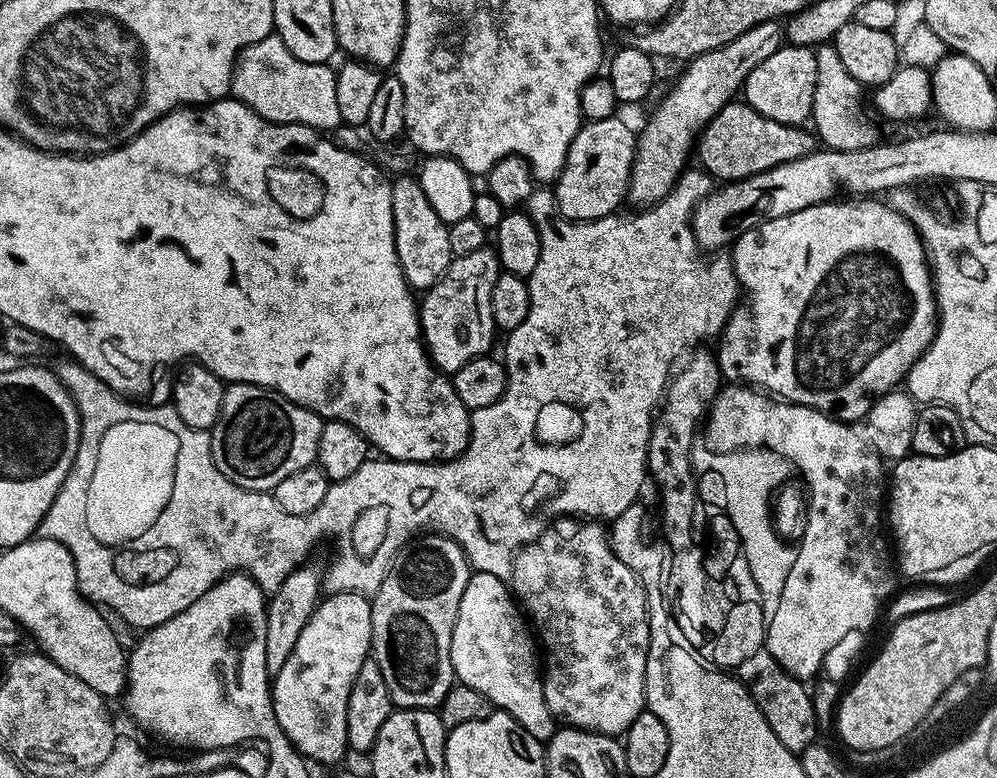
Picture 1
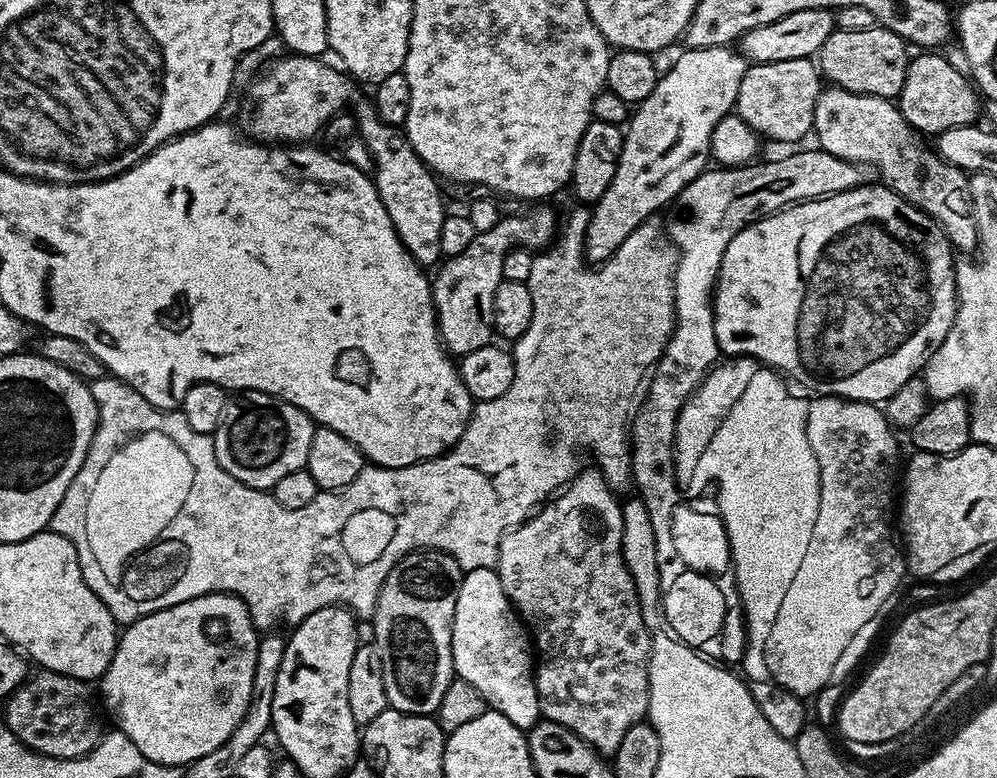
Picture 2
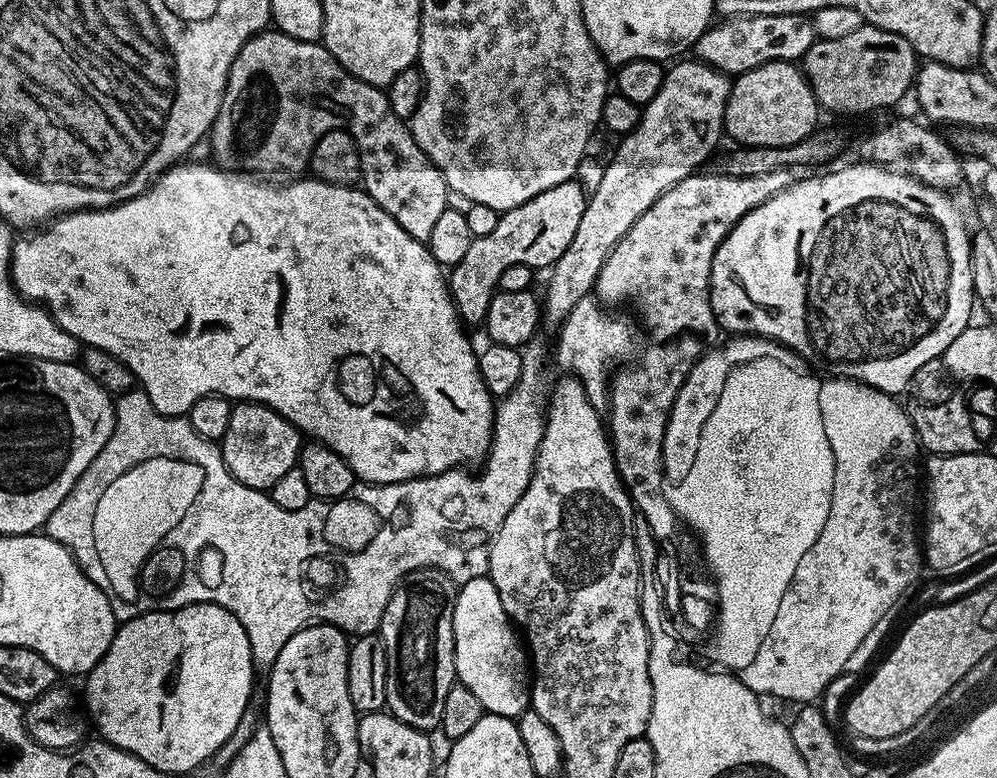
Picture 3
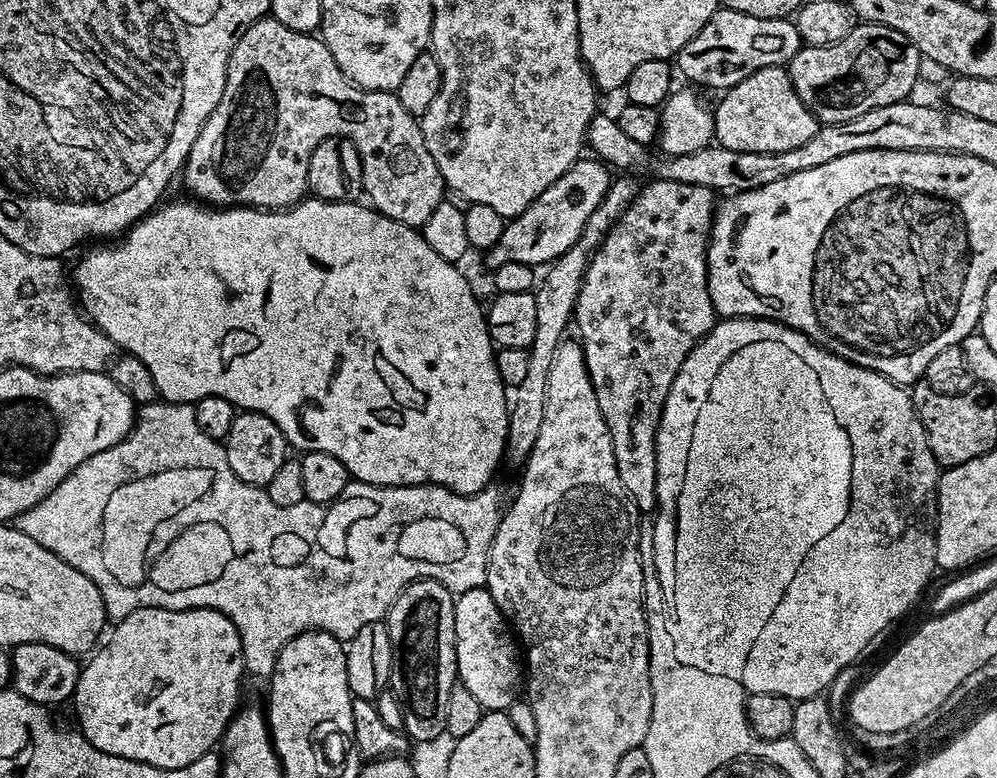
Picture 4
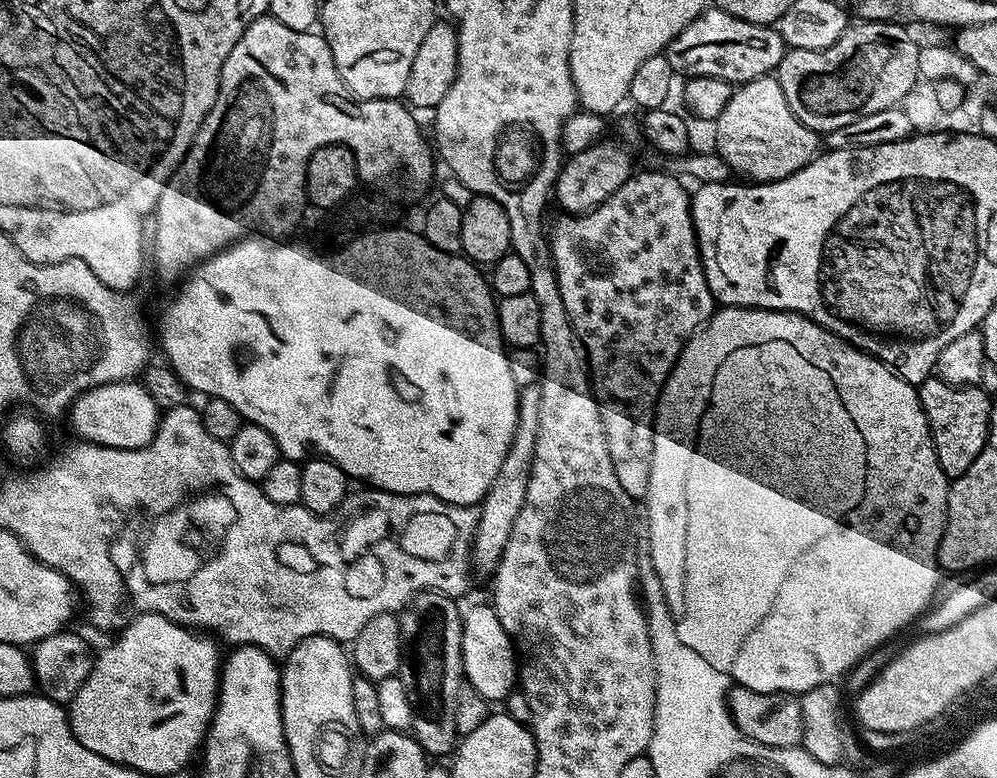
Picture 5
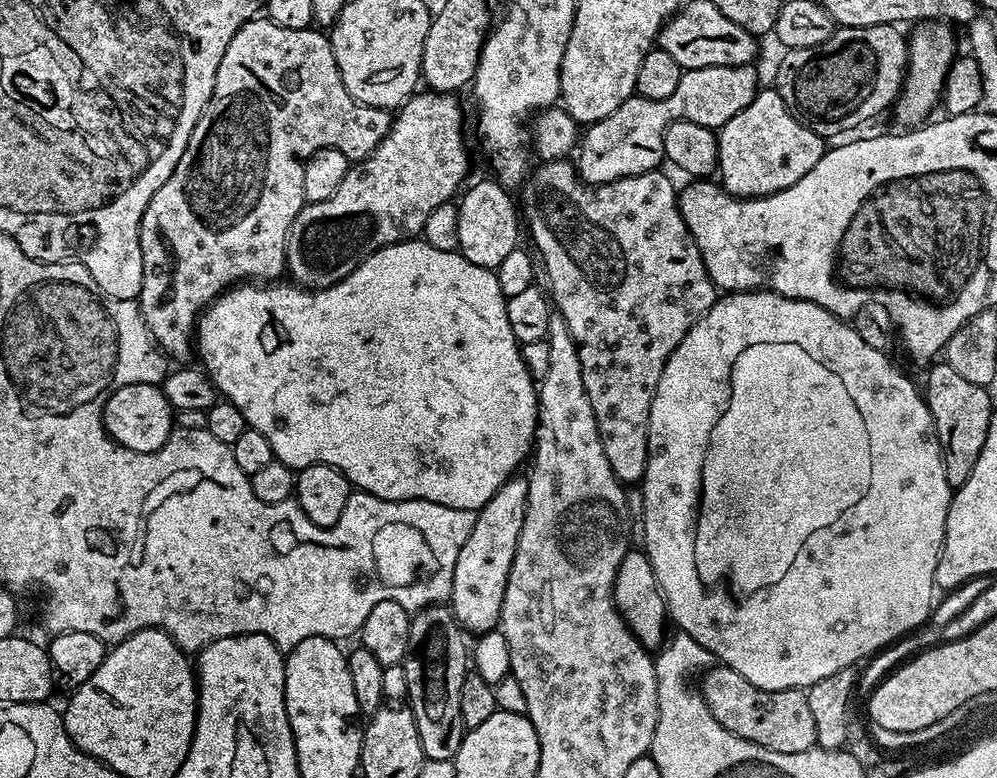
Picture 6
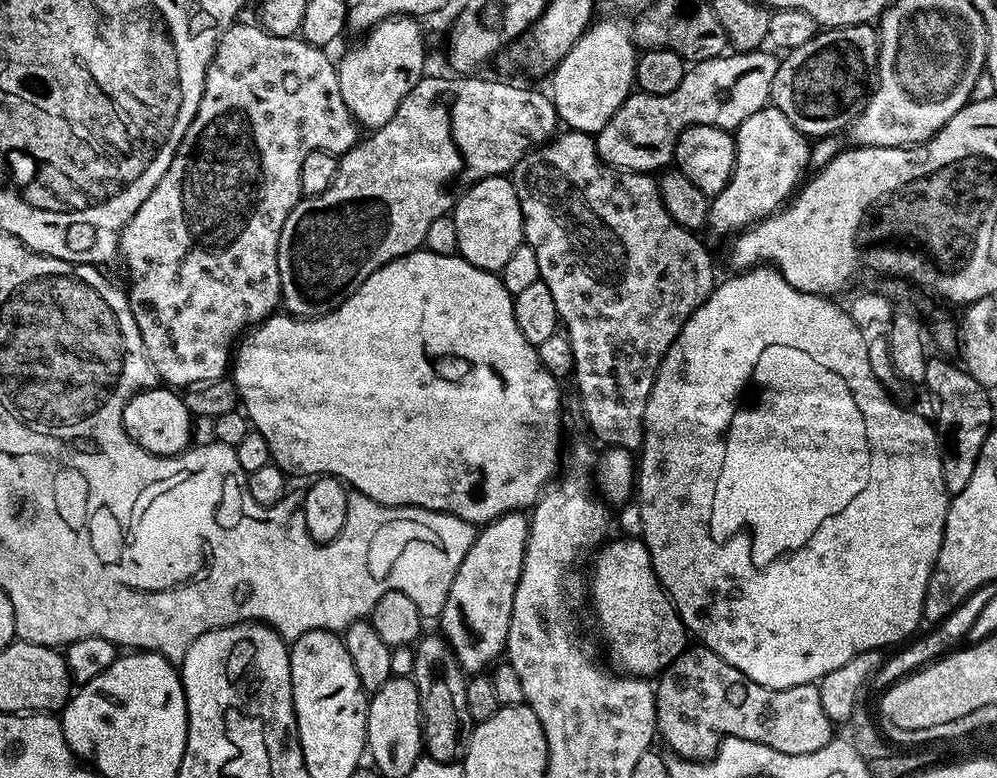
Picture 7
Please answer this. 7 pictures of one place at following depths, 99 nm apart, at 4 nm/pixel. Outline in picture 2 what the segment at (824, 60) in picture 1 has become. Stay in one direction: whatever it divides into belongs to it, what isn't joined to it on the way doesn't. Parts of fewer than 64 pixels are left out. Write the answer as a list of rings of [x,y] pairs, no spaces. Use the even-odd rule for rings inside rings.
[[[835,86],[821,87],[820,97],[814,106],[812,132],[814,137],[816,136],[815,143],[821,150],[834,154],[834,158],[842,158],[846,162],[868,164],[887,187],[894,189],[915,208],[921,208],[931,220],[935,220],[944,229],[957,253],[972,254],[979,249],[980,227],[976,224],[974,192],[970,187],[969,173],[963,172],[958,166],[940,157],[935,147],[930,146],[921,132],[910,126],[906,118],[902,118],[899,103],[895,99],[887,96],[854,94],[850,90],[842,90]]]

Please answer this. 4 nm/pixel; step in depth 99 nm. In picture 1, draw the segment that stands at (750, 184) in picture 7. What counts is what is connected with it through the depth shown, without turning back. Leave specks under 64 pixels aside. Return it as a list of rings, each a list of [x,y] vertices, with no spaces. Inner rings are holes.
[[[798,44],[782,46],[770,54],[766,62],[758,62],[758,66],[750,70],[742,89],[743,103],[766,118],[774,118],[774,122],[807,125],[814,106],[815,69],[816,53],[811,47]]]

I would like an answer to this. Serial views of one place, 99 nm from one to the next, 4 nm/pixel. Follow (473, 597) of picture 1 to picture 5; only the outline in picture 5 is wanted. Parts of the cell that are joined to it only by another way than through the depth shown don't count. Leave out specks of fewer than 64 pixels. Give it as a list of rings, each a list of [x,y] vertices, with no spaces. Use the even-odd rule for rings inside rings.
[[[491,603],[476,604],[465,611],[462,616],[462,662],[464,663],[463,679],[482,694],[489,702],[503,701],[518,684],[518,653],[511,636],[498,622],[498,614]]]

